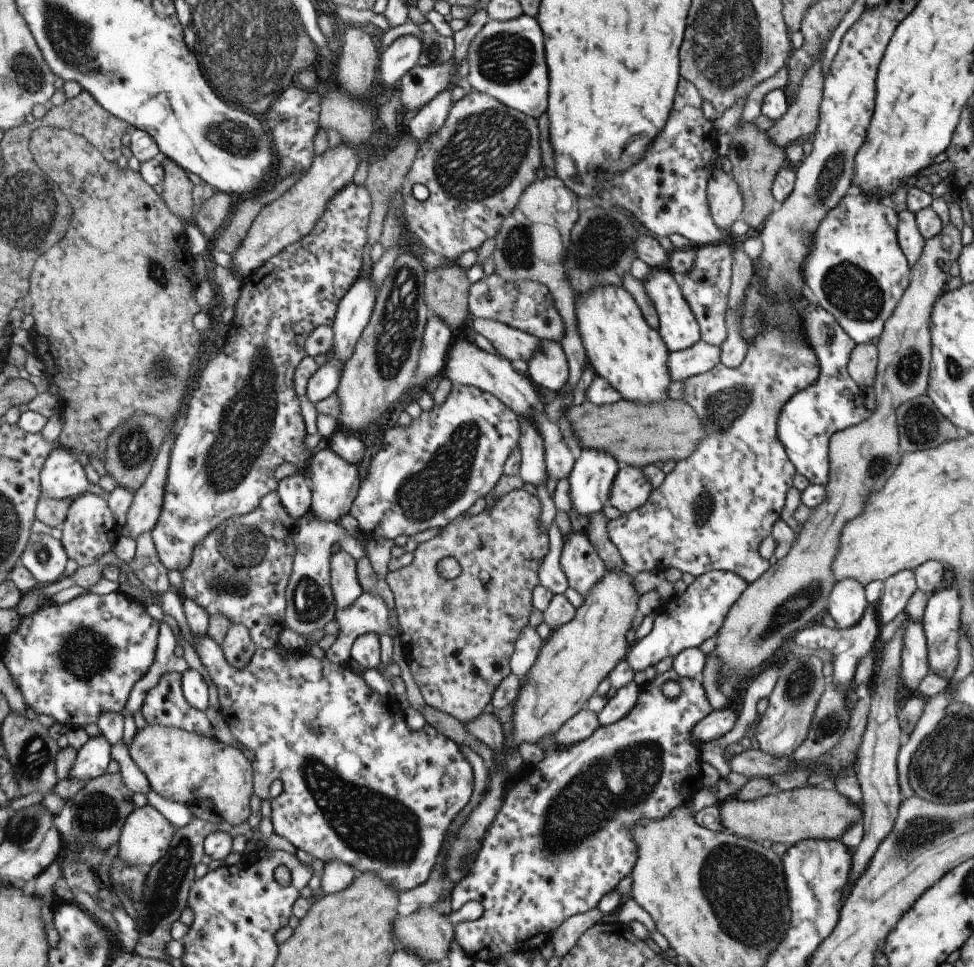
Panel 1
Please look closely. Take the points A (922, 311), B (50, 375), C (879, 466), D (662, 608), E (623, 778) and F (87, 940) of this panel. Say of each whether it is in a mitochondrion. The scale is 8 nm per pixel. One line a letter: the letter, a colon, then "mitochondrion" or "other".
A: other
B: other
C: mitochondrion
D: other
E: mitochondrion
F: mitochondrion

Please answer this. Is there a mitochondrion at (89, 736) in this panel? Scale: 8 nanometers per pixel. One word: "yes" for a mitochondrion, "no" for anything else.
no

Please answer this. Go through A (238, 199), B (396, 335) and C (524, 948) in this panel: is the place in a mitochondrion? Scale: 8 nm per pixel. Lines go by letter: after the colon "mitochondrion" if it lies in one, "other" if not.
A: other
B: mitochondrion
C: other

